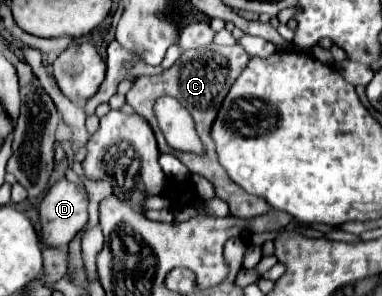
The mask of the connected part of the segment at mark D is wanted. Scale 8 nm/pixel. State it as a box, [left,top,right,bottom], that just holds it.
[37,179,87,247]

